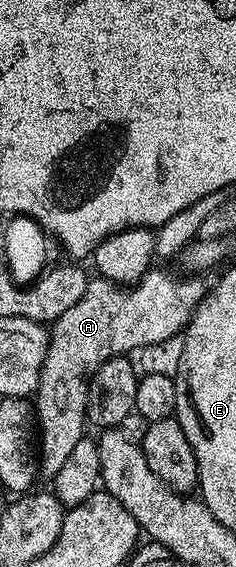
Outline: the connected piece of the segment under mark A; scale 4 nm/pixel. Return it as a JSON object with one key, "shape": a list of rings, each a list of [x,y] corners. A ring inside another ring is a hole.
{"shape":[[[151,269],[131,287],[113,283],[110,279],[91,278],[84,297],[80,297],[68,313],[54,320],[48,331],[50,344],[36,392],[41,474],[43,471],[47,477],[53,477],[60,473],[76,441],[87,434],[86,406],[90,379],[98,372],[100,365],[104,365],[104,361],[117,355],[129,356],[130,351],[137,352],[185,331],[192,313],[207,293],[208,283],[197,274],[181,274],[169,275],[166,271]]]}

